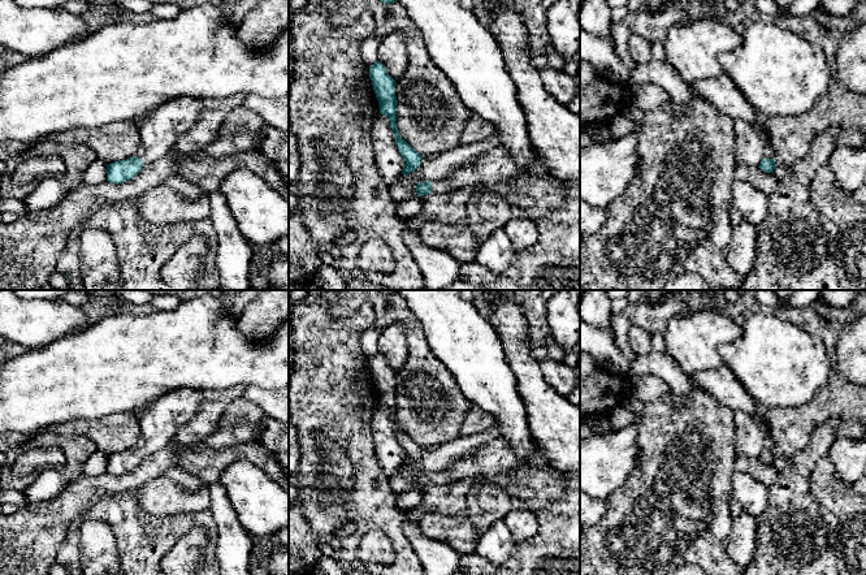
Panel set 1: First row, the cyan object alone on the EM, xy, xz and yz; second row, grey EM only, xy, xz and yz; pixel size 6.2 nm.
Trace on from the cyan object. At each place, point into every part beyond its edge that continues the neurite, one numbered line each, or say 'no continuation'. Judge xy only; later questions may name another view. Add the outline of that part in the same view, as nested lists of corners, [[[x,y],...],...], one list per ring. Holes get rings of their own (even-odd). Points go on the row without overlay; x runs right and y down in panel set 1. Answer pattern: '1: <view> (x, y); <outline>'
1: xy (163, 416); [[[176,389],[151,401],[139,419],[138,449],[143,457],[163,450],[170,444],[181,425],[191,420],[205,394],[194,389]]]

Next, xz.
1: xz (442, 478); [[[446,471],[432,474],[432,484],[434,485],[453,485],[454,481]]]

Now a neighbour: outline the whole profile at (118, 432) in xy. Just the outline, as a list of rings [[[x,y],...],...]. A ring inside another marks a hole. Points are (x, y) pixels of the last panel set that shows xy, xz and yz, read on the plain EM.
[[[135,411],[117,412],[98,419],[78,419],[42,432],[59,436],[86,436],[104,455],[138,448],[140,427]]]

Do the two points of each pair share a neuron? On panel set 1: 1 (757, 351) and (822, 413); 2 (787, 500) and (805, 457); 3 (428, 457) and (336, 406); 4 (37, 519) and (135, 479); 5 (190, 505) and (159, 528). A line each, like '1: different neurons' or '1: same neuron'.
1: different neurons
2: same neuron
3: different neurons
4: same neuron
5: different neurons

